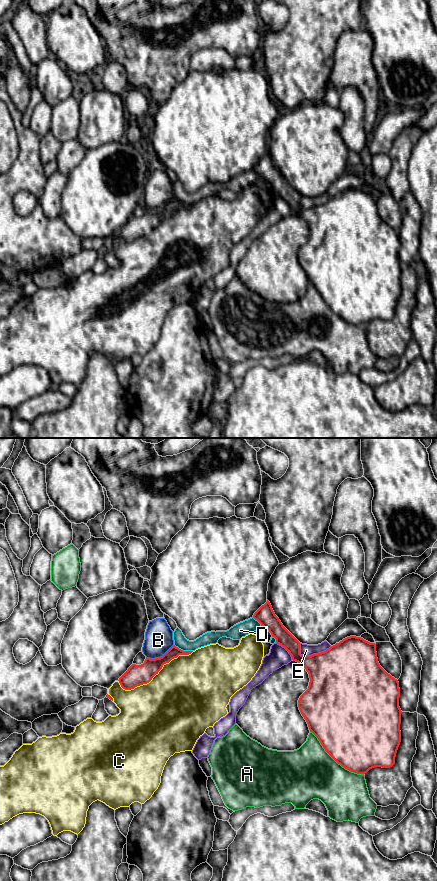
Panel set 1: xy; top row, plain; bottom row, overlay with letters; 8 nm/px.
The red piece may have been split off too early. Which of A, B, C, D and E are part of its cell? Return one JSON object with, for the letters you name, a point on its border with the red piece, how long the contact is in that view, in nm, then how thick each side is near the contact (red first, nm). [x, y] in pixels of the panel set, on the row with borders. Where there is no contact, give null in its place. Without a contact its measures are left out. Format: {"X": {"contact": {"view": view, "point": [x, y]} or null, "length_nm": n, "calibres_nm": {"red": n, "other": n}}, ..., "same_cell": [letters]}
{"same_cell": []}

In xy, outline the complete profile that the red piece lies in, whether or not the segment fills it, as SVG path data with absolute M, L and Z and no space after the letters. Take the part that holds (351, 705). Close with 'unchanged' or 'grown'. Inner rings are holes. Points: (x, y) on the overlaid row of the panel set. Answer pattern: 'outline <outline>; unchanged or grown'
outline M268 600L253 618L308 672L309 686L300 696L298 707L325 751L342 767L357 774L364 775L375 767L392 767L401 742L400 688L398 680L380 666L376 644L350 636L324 652L303 656L300 642L283 626Z; unchanged

